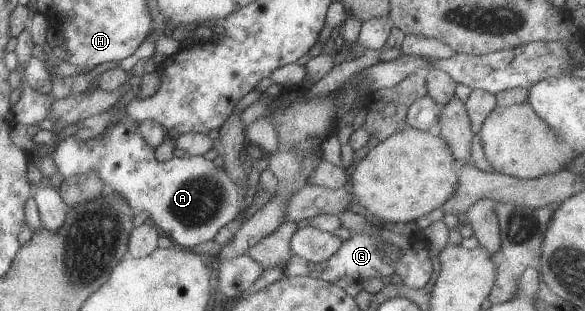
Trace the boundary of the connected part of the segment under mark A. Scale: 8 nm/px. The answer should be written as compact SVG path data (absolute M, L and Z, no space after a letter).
M124 114L119 115L115 124L107 125L99 137L93 135L93 139L83 143L74 135L65 138L54 148L50 158L63 178L95 170L105 187L122 196L135 212L147 213L147 220L160 234L188 250L213 240L224 225L231 226L254 196L247 180L237 184L228 177L223 166L215 167L202 156L185 155L180 159L173 156L165 162L157 161L154 150L140 137L138 125Z

